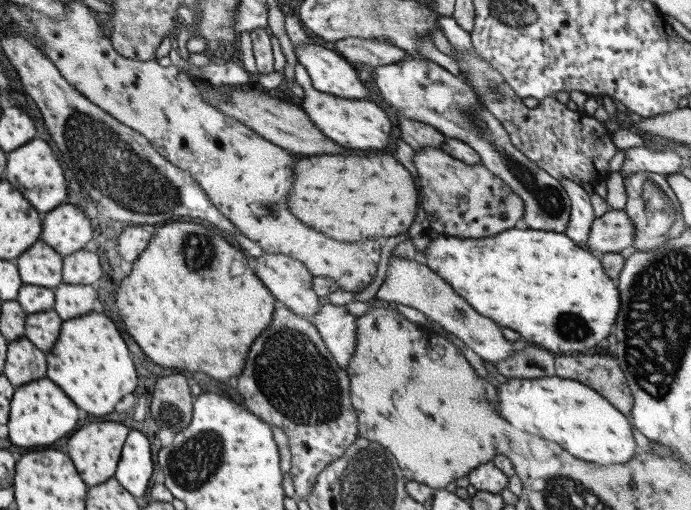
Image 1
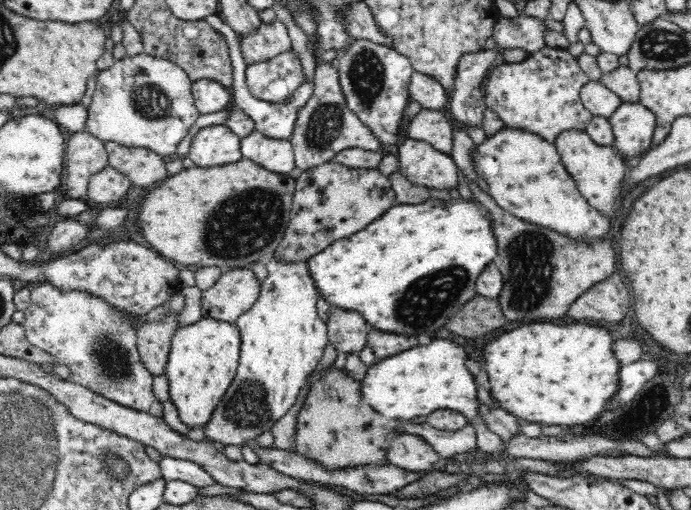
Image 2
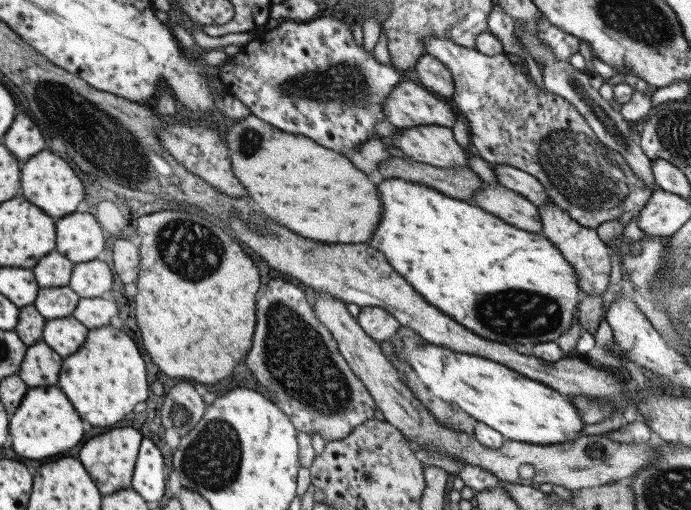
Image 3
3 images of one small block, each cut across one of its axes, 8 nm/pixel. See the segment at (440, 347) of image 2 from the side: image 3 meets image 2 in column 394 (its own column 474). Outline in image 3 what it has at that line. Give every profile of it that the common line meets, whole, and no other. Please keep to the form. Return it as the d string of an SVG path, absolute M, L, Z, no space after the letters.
M434 343L417 346L408 361L419 380L432 393L444 402L459 406L477 422L487 424L507 440L529 445L553 445L577 439L586 426L572 399L502 363Z

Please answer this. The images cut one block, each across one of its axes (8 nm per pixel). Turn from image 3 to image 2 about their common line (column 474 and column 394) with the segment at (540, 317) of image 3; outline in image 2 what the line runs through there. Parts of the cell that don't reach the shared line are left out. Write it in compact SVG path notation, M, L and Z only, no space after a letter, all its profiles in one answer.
M428 198L426 202L418 204L396 204L382 214L380 218L373 220L366 228L351 234L349 237L334 241L327 246L320 254L312 256L306 261L310 276L312 277L315 287L319 291L323 306L336 306L340 310L356 310L366 319L371 328L376 328L392 334L407 334L408 336L420 336L428 333L434 336L440 328L450 321L450 318L470 300L476 296L476 278L482 274L488 263L492 263L497 256L497 242L494 236L491 220L488 218L487 210L475 200L453 199L449 201L440 201L439 199Z

